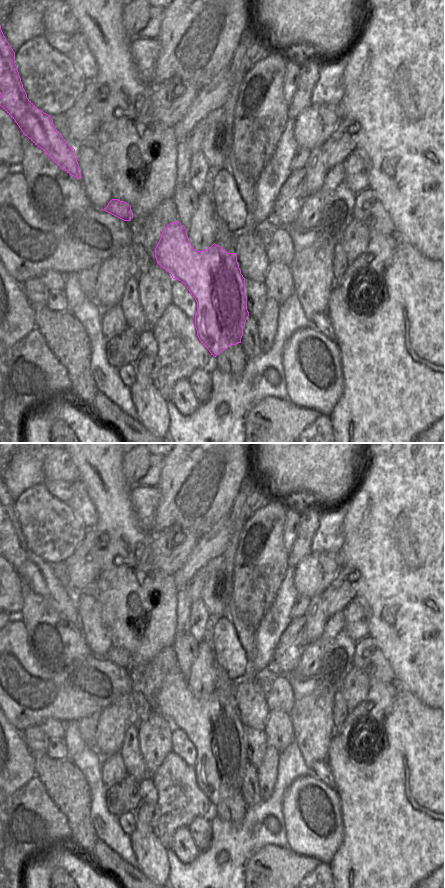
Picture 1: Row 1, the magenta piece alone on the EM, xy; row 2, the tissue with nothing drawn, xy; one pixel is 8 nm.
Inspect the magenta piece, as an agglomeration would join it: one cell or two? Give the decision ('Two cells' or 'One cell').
Two cells.

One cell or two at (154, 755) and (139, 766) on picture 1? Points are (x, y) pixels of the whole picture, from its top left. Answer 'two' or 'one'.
two

